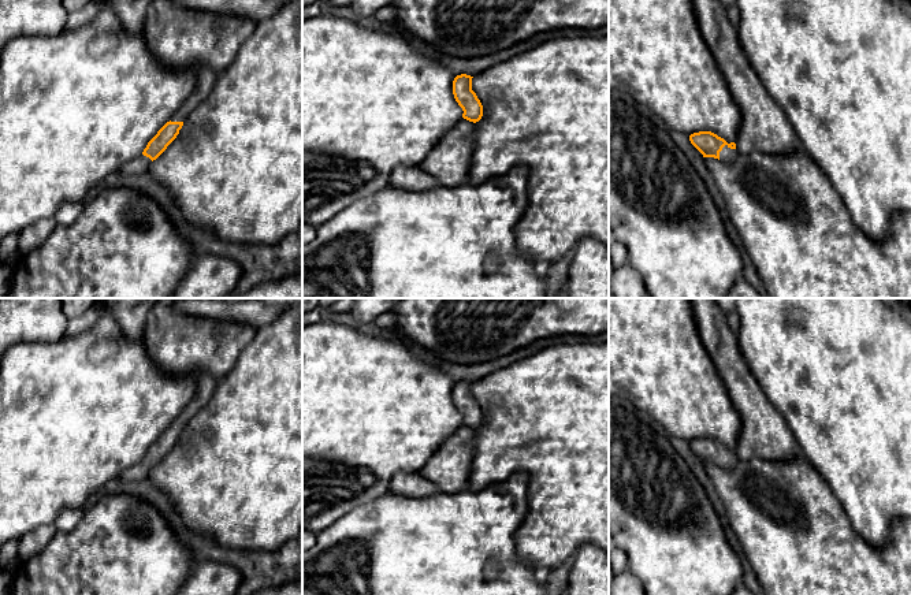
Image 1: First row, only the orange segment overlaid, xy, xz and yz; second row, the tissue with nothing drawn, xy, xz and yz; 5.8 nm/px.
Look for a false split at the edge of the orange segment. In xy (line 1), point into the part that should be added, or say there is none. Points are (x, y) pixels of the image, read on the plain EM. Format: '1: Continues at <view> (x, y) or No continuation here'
1: Continues at xy (205, 387)

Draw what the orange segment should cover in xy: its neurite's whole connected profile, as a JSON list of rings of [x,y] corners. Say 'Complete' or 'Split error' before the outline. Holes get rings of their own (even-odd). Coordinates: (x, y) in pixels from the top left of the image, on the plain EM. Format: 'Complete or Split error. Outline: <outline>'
Split error. Outline: [[[204,375],[198,379],[197,390],[186,405],[186,408],[179,413],[179,416],[172,421],[172,424],[157,438],[157,440],[148,449],[142,461],[124,471],[119,479],[126,481],[140,481],[148,477],[149,471],[156,466],[167,453],[176,445],[179,436],[183,432],[187,421],[200,412],[212,398],[215,393],[217,379],[209,375]]]

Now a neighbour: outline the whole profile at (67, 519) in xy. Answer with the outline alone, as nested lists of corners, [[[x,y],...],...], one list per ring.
[[[63,507],[56,517],[55,527],[62,532],[72,531],[82,520],[83,512],[85,509],[81,507]]]

